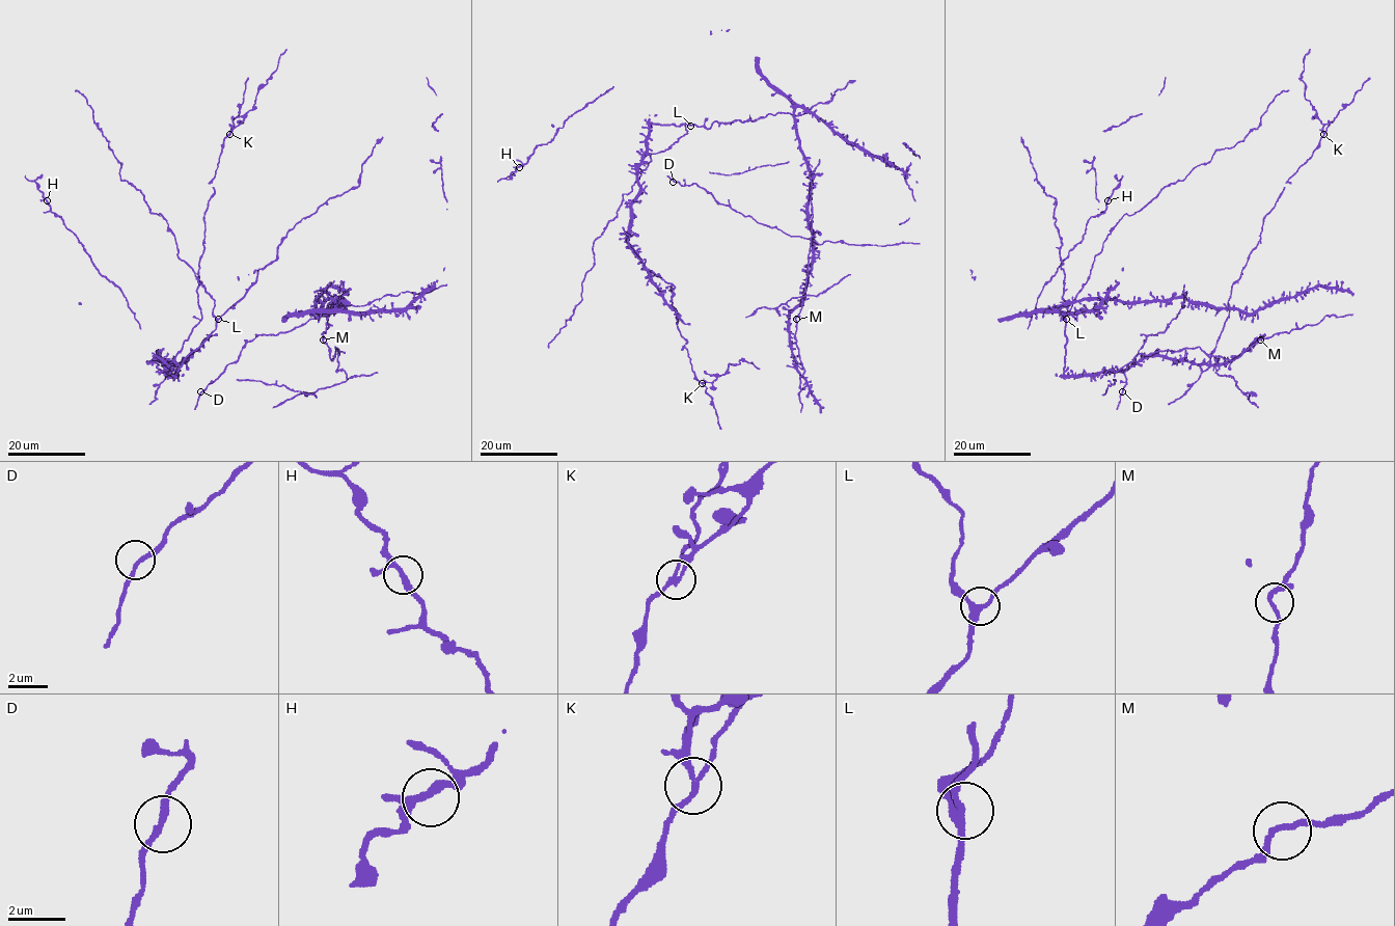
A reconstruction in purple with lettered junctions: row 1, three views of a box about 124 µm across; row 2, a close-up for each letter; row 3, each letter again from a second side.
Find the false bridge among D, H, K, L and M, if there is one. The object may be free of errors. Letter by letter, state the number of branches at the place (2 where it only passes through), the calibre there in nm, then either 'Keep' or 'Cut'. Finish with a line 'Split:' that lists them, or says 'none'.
D: Branches: 2. Thickness 200 nm. Keep
H: Branches: 3. Thickness 200 nm. Keep
K: Branches: 3. Thickness 170 nm. Cut
L: Branches: 3. Thickness 220 nm. Keep
M: Branches: 2. Thickness 190 nm. Keep
Split: K

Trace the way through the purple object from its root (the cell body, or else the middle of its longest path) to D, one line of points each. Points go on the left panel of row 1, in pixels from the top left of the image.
D: (262, 335), (249, 341), (238, 359), (200, 391)

